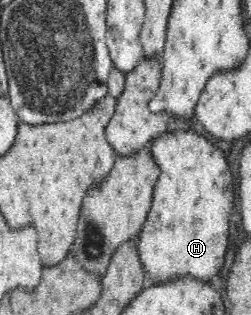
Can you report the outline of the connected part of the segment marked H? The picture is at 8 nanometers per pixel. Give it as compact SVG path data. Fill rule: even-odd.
M191 130L165 132L151 143L151 151L160 174L155 181L151 207L139 233L136 245L147 275L146 283L165 283L181 276L189 276L199 281L211 281L219 275L225 265L225 251L229 241L229 215L235 203L233 177L227 167L223 153L211 144L205 136Z

